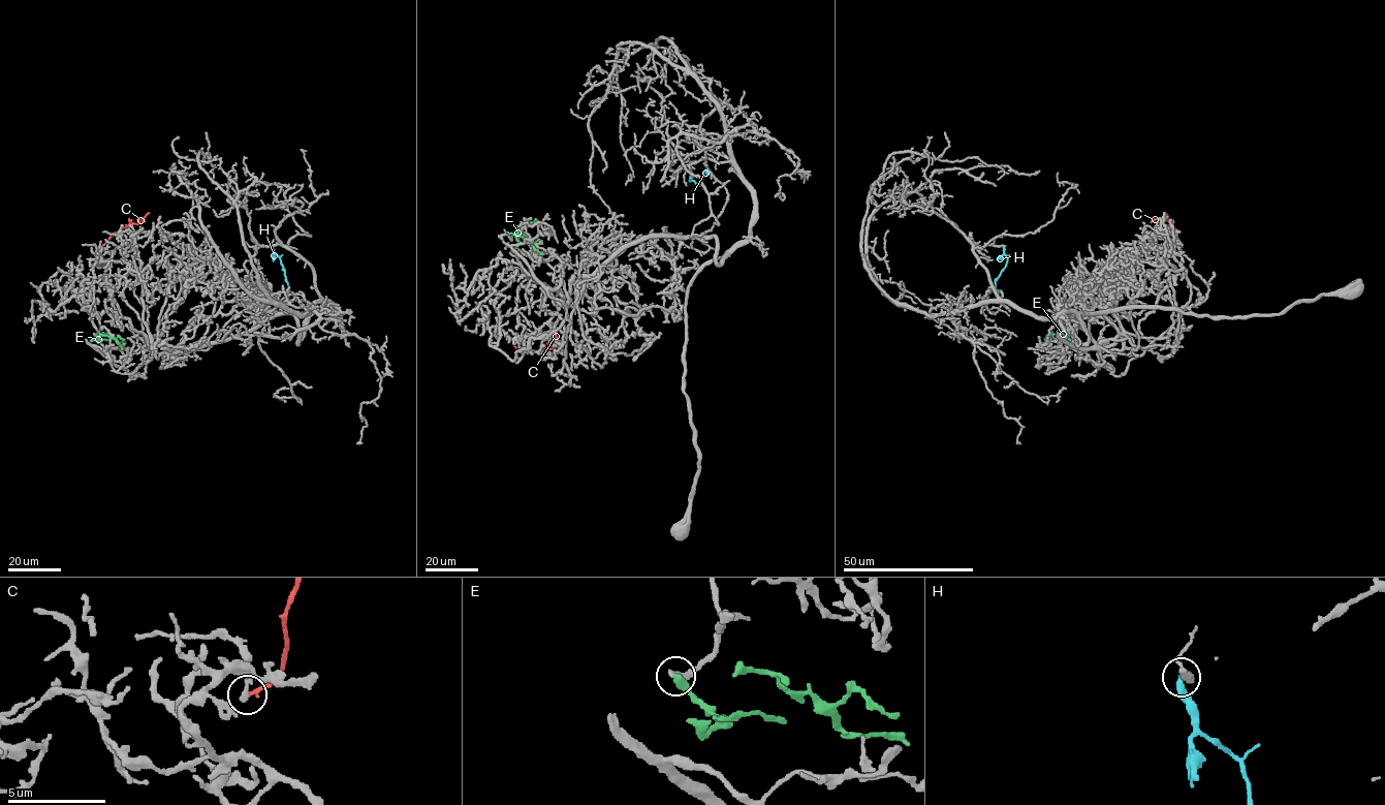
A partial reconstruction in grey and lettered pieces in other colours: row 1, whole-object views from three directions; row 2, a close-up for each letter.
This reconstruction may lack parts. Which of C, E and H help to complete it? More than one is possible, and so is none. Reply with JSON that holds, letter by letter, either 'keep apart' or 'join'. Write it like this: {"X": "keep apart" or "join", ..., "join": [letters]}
{"C": "keep apart", "E": "join", "H": "keep apart", "join": ["E"]}

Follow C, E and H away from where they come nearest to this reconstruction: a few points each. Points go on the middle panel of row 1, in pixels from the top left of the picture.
C: (513, 342), (515, 347), (537, 352), (555, 348), (561, 343), (556, 337), (557, 327)
E: (511, 248), (518, 244), (517, 228), (523, 238), (543, 254)
H: (689, 180), (698, 184), (704, 171), (707, 175)

